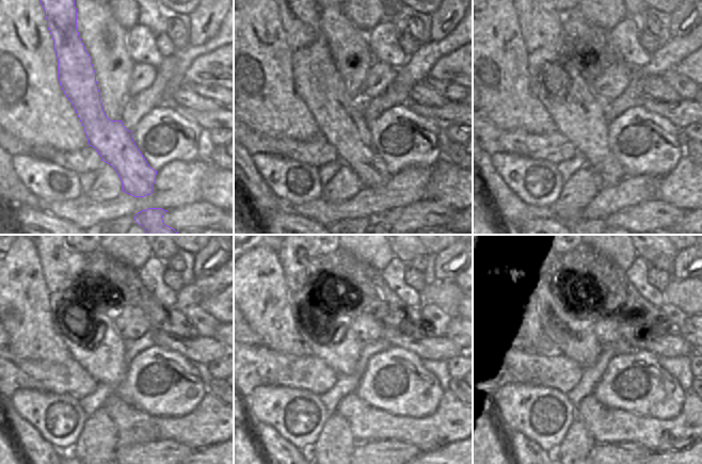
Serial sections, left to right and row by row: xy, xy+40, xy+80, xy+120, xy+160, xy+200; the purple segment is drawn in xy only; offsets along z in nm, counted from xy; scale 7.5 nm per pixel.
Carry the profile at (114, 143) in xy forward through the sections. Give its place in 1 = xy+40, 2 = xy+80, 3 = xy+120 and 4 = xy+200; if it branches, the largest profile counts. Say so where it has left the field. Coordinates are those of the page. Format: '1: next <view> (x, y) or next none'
1: next xy+40 (339, 117)
2: next xy+80 (557, 79)
3: next xy+120 (82, 321)
4: next xy+200 (574, 336)

